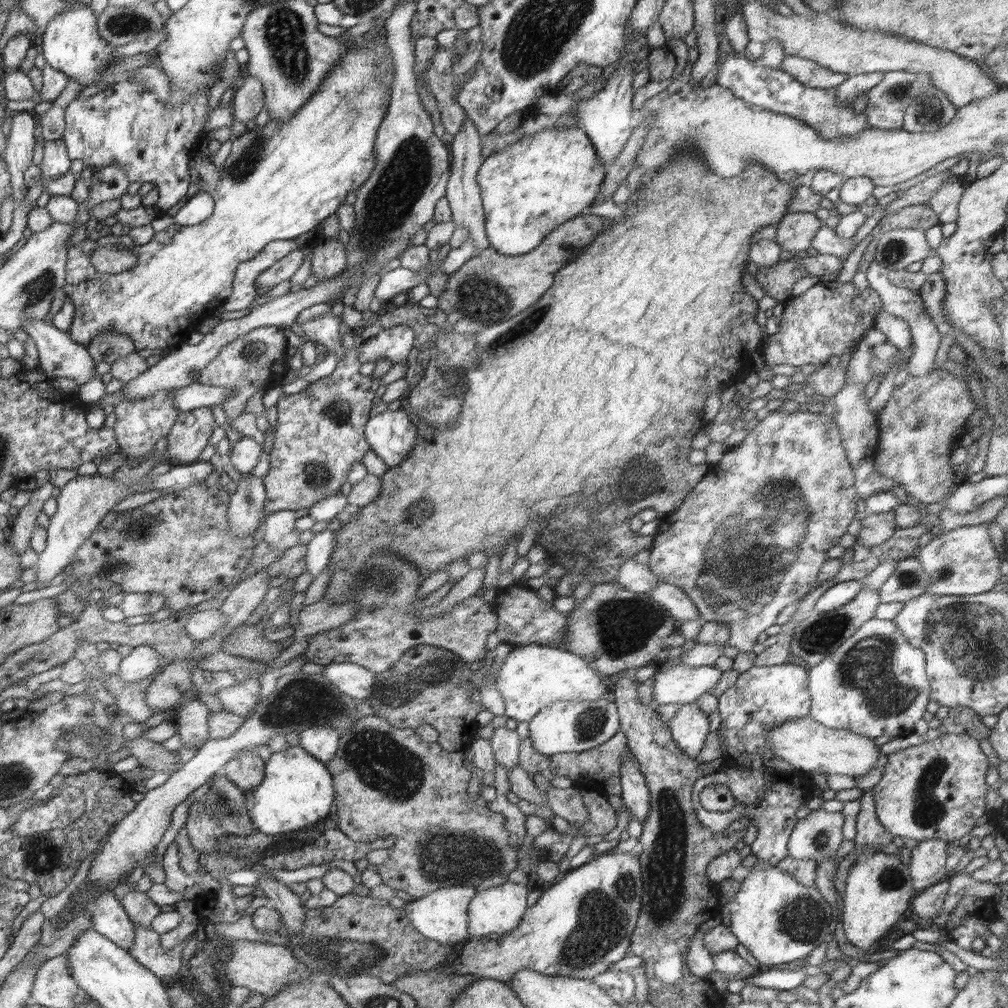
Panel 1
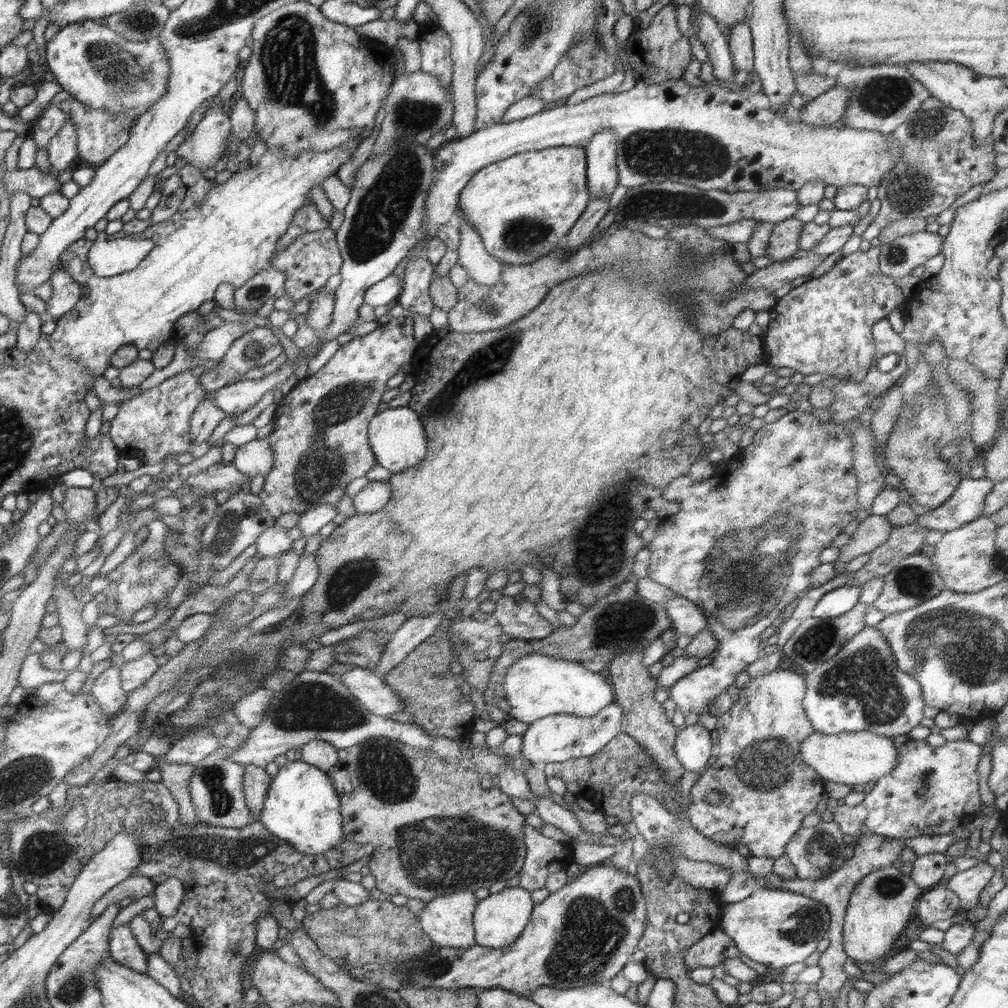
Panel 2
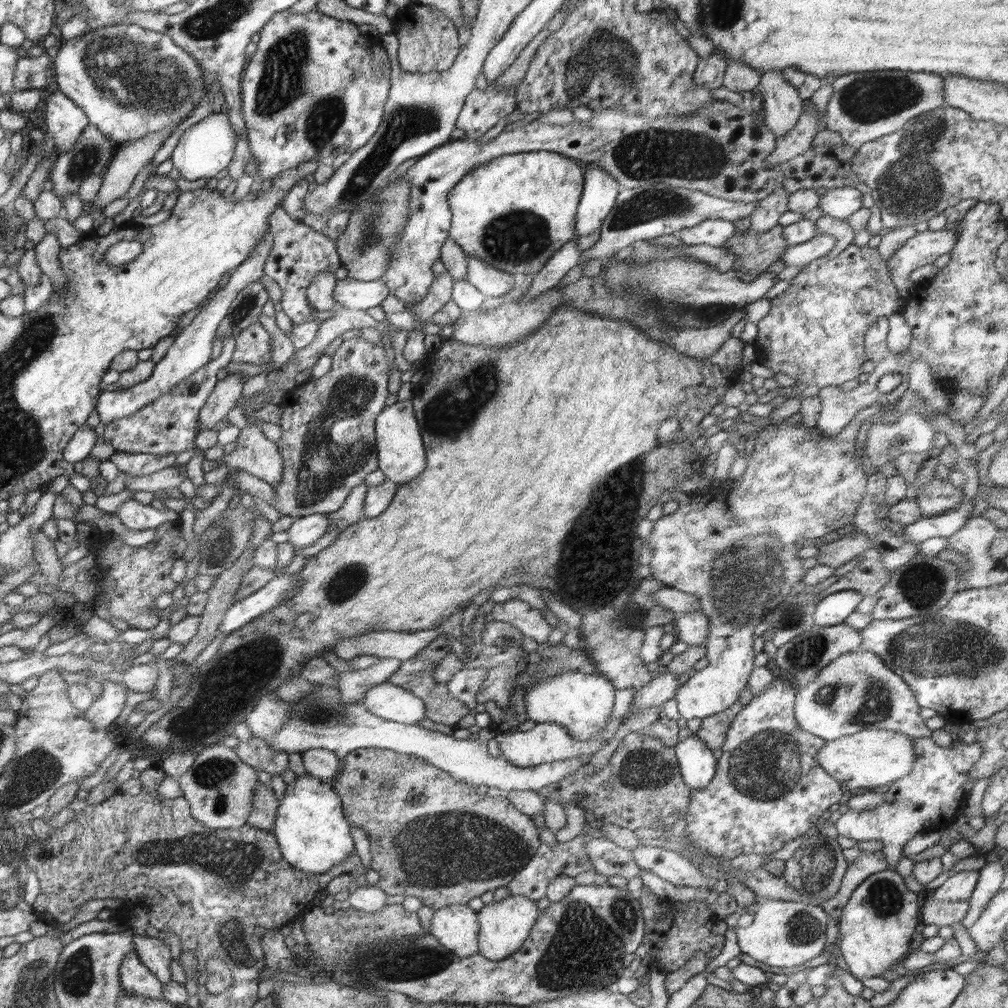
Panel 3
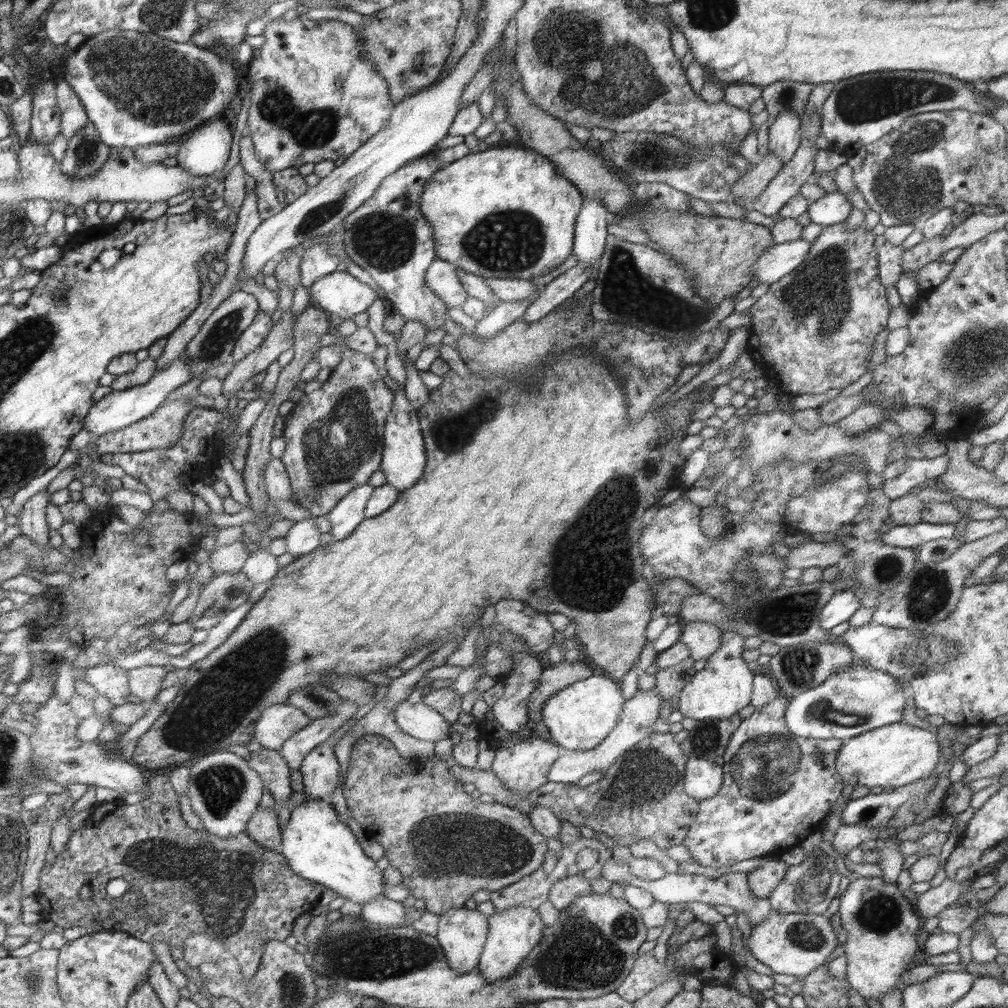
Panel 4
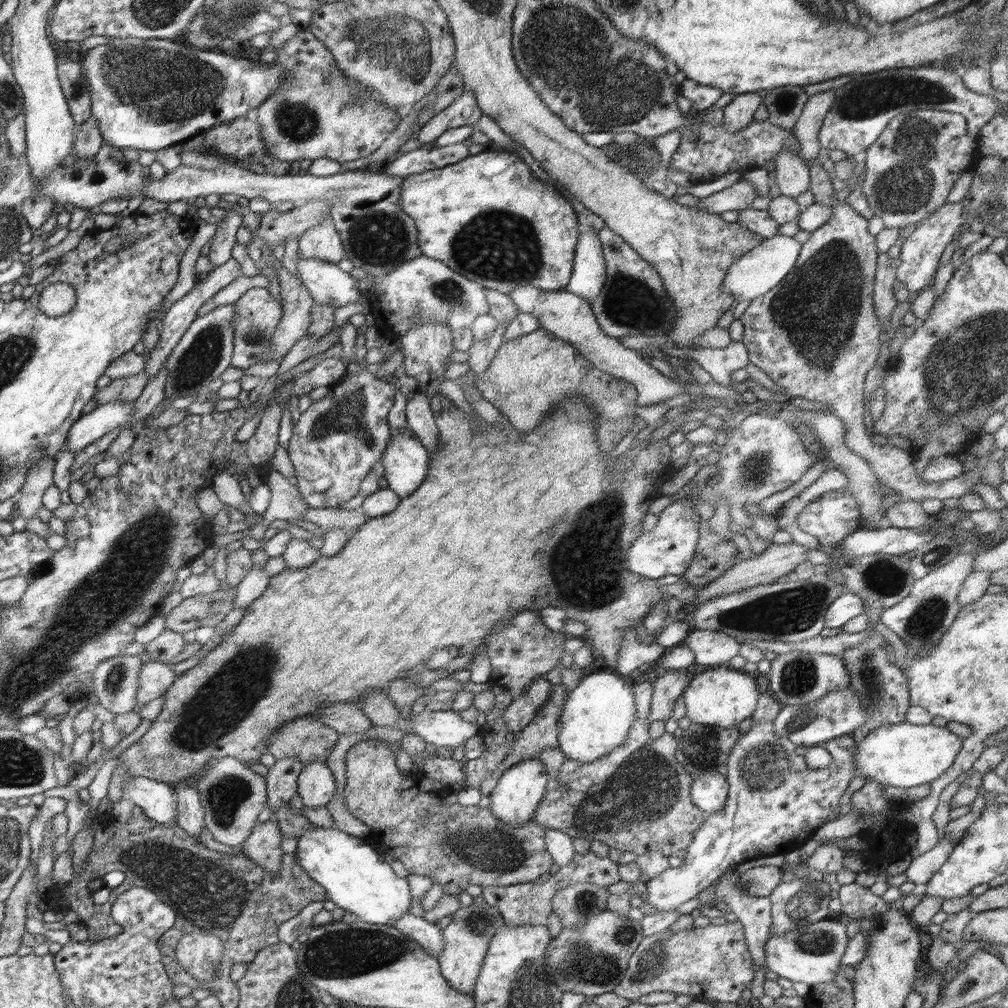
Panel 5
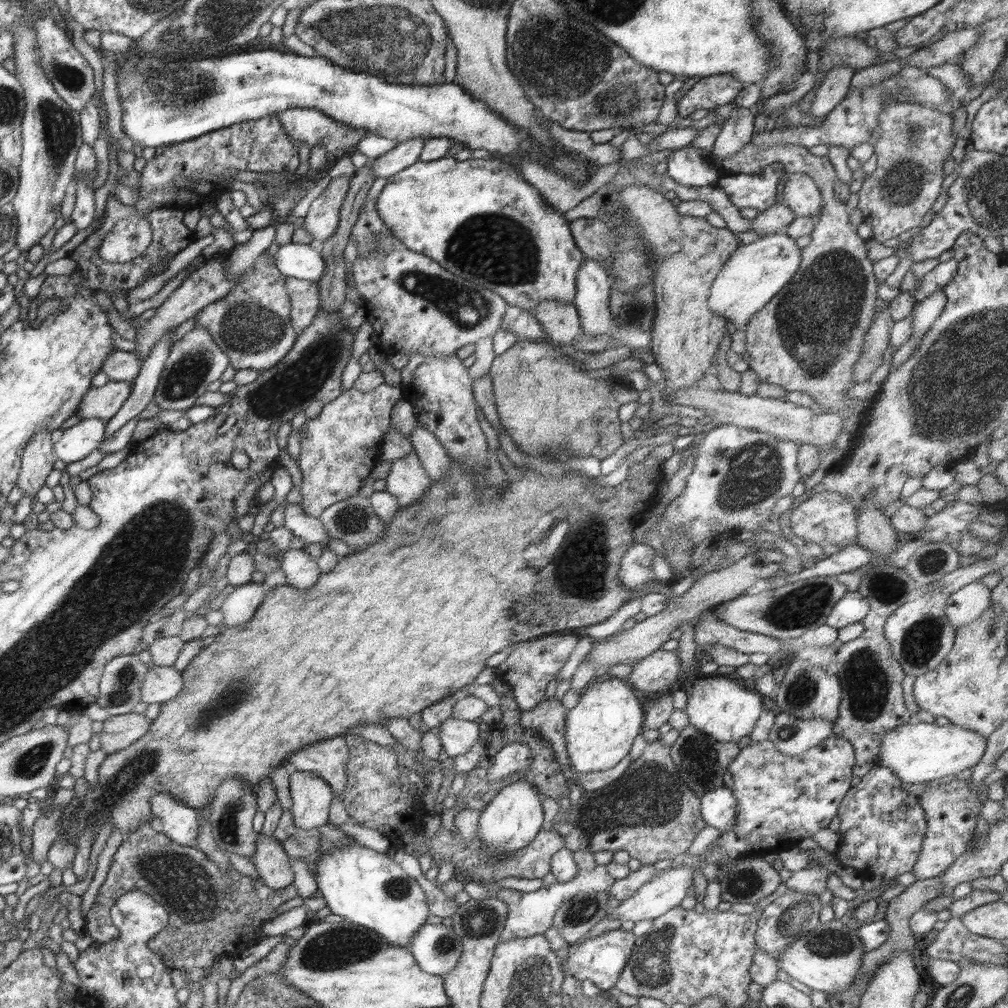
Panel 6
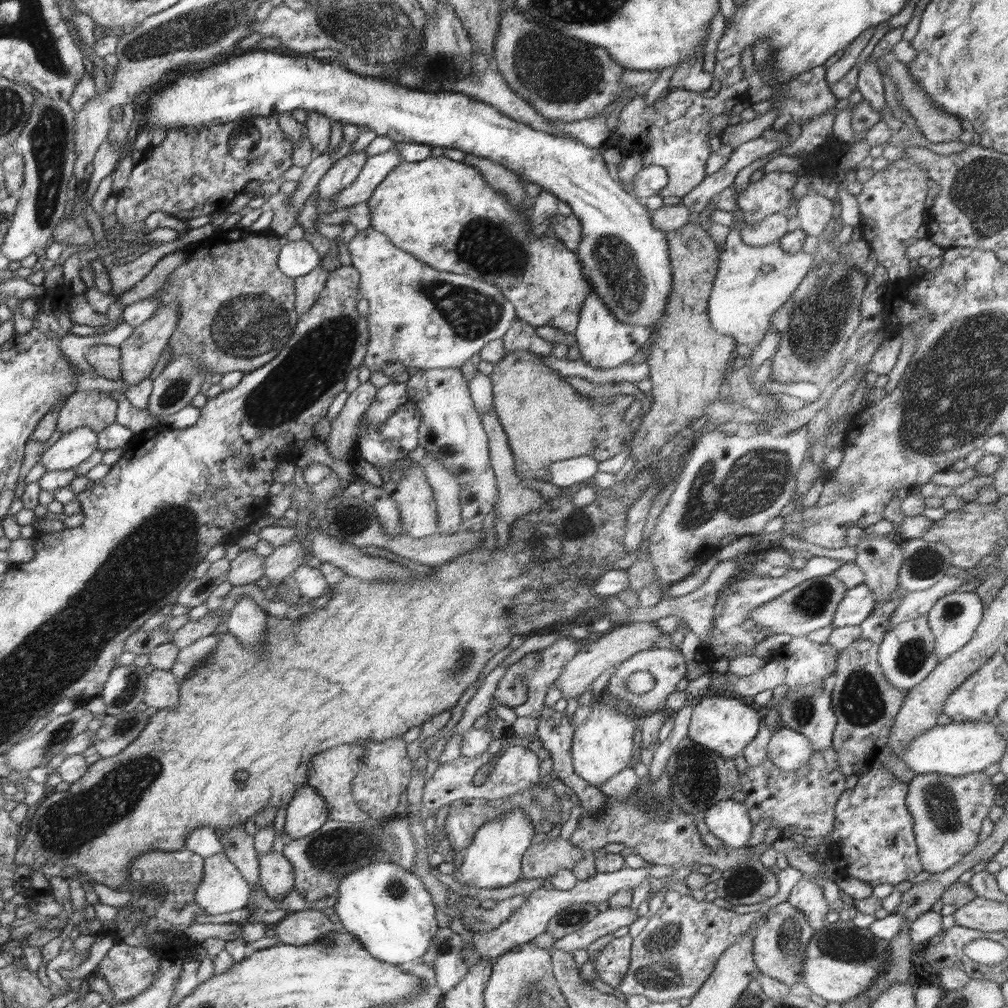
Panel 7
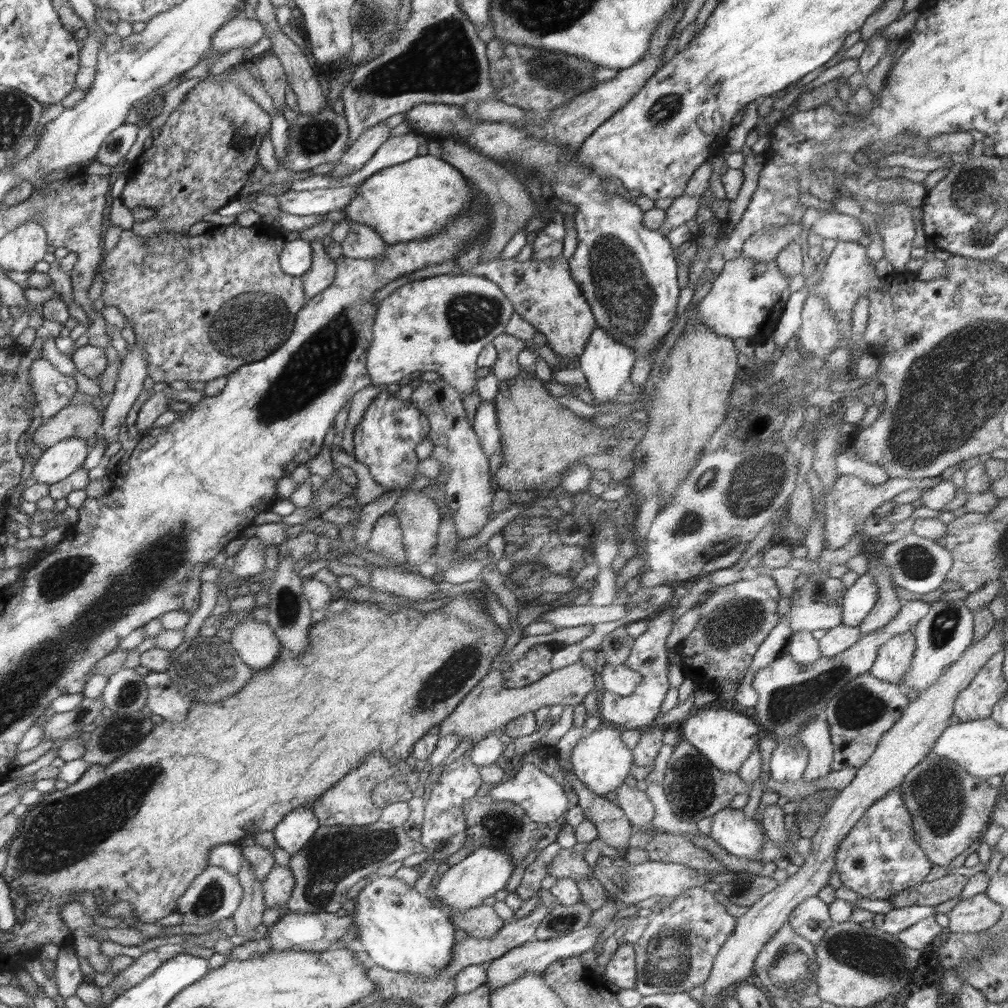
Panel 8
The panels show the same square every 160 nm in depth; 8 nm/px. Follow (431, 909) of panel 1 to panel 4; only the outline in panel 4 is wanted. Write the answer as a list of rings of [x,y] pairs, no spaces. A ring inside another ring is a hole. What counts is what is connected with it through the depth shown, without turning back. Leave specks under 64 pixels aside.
[[[451,908],[440,915],[437,939],[454,972],[477,968],[488,935],[488,918],[478,910]]]

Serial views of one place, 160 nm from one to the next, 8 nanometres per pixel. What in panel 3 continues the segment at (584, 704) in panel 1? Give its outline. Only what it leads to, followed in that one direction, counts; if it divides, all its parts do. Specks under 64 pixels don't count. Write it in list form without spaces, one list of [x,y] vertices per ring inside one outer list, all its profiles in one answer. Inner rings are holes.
[[[631,688],[617,691],[615,693],[613,714],[611,714],[605,730],[599,732],[594,738],[591,738],[586,742],[574,740],[563,726],[559,726],[559,724],[554,724],[553,722],[544,722],[542,724],[536,723],[532,729],[527,731],[518,732],[513,728],[510,732],[497,732],[494,737],[496,742],[498,742],[500,750],[502,750],[500,757],[511,762],[518,768],[528,768],[544,763],[563,761],[574,757],[584,757],[589,759],[595,752],[602,749],[603,746],[611,746],[608,745],[607,742],[614,736],[614,734],[621,734],[622,720],[631,708],[631,702],[633,701],[634,695],[635,692]]]

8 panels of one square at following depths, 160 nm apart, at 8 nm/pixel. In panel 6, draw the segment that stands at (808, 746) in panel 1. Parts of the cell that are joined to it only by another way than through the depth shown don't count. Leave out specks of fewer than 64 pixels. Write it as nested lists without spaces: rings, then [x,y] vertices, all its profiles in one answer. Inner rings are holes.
[[[910,722],[892,729],[882,737],[881,744],[879,744],[880,752],[877,754],[877,762],[878,765],[892,770],[903,783],[916,784],[924,782],[927,784],[932,780],[938,780],[951,774],[957,776],[960,772],[976,766],[982,756],[984,756],[986,741],[987,738],[985,736],[952,723],[938,726],[935,722],[932,724]]]

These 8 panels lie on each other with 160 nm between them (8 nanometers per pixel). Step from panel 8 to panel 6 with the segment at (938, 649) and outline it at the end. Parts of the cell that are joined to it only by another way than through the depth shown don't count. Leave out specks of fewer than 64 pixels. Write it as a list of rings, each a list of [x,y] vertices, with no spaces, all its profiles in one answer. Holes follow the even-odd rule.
[[[979,580],[963,586],[958,592],[953,592],[943,608],[947,622],[956,631],[963,624],[976,620],[991,606],[990,593],[991,589]]]

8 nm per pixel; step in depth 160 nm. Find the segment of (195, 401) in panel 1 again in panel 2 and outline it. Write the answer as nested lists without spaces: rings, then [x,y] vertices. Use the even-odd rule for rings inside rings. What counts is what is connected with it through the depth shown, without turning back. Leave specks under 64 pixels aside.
[[[314,345],[304,347],[299,352],[298,360],[288,359],[279,366],[278,370],[274,370],[261,380],[242,380],[242,382],[238,381],[216,391],[206,392],[204,400],[210,398],[217,408],[226,412],[227,416],[242,415],[256,406],[264,398],[266,392],[277,391],[278,387],[281,388],[285,382],[288,382],[288,378],[302,364],[303,357],[301,356],[312,359],[318,352],[319,350]]]

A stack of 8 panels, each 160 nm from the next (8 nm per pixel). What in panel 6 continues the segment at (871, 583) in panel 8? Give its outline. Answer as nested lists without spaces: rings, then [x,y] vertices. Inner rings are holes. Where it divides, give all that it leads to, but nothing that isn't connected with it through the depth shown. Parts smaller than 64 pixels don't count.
[[[848,591],[833,607],[826,619],[826,624],[832,628],[844,628],[849,624],[860,622],[869,612],[868,599],[860,592]]]

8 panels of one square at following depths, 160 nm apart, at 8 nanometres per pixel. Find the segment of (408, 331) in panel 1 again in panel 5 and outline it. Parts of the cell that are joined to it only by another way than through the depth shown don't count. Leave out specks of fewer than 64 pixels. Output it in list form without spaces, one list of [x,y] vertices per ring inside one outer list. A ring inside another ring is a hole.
[[[362,365],[360,373],[346,374],[336,385],[330,386],[322,401],[312,402],[293,427],[288,455],[295,470],[295,484],[309,508],[335,508],[359,494],[362,479],[382,459],[388,447],[391,428],[388,414],[395,402],[394,386],[384,379],[376,379]]]

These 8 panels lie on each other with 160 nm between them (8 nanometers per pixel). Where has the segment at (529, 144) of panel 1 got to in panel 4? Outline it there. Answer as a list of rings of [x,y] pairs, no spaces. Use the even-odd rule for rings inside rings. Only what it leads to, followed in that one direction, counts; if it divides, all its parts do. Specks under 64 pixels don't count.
[[[498,146],[489,148],[482,152],[470,153],[464,155],[450,164],[442,166],[438,172],[424,184],[424,188],[419,196],[419,211],[426,217],[426,220],[433,230],[435,255],[440,260],[445,260],[453,264],[455,268],[461,268],[466,272],[471,272],[476,276],[492,279],[510,279],[518,278],[522,280],[531,280],[536,276],[550,274],[552,270],[560,266],[573,249],[573,232],[578,213],[582,210],[584,198],[582,193],[570,181],[564,179],[562,175],[556,173],[556,166],[552,164],[545,156],[528,148],[514,148],[511,146]]]

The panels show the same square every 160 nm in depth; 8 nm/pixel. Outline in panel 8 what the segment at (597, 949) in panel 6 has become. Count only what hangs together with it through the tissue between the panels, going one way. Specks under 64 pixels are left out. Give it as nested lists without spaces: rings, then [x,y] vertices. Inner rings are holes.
[[[624,942],[620,945],[606,965],[605,981],[619,989],[634,989],[637,982],[635,948]]]

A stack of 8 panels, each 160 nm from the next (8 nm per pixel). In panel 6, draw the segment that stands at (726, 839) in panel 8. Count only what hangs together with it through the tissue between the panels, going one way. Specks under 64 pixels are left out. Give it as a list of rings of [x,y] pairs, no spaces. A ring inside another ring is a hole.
[[[725,786],[713,788],[700,796],[700,810],[706,825],[720,832],[733,830],[737,821],[737,798]]]

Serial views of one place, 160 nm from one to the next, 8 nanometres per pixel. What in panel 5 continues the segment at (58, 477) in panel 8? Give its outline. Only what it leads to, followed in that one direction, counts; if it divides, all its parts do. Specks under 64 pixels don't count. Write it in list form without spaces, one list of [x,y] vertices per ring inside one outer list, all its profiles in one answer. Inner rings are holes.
[[[114,401],[98,406],[96,410],[81,417],[66,438],[64,451],[78,451],[102,439],[102,436],[130,422],[134,404],[128,401]]]

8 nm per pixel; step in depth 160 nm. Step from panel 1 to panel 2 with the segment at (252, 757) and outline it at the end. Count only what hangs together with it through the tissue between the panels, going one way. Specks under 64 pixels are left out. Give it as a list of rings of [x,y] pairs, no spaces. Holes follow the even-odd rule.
[[[244,764],[244,766],[243,791],[245,794],[245,803],[254,815],[254,818],[258,820],[272,778],[266,773],[264,768],[254,766],[253,764]]]

